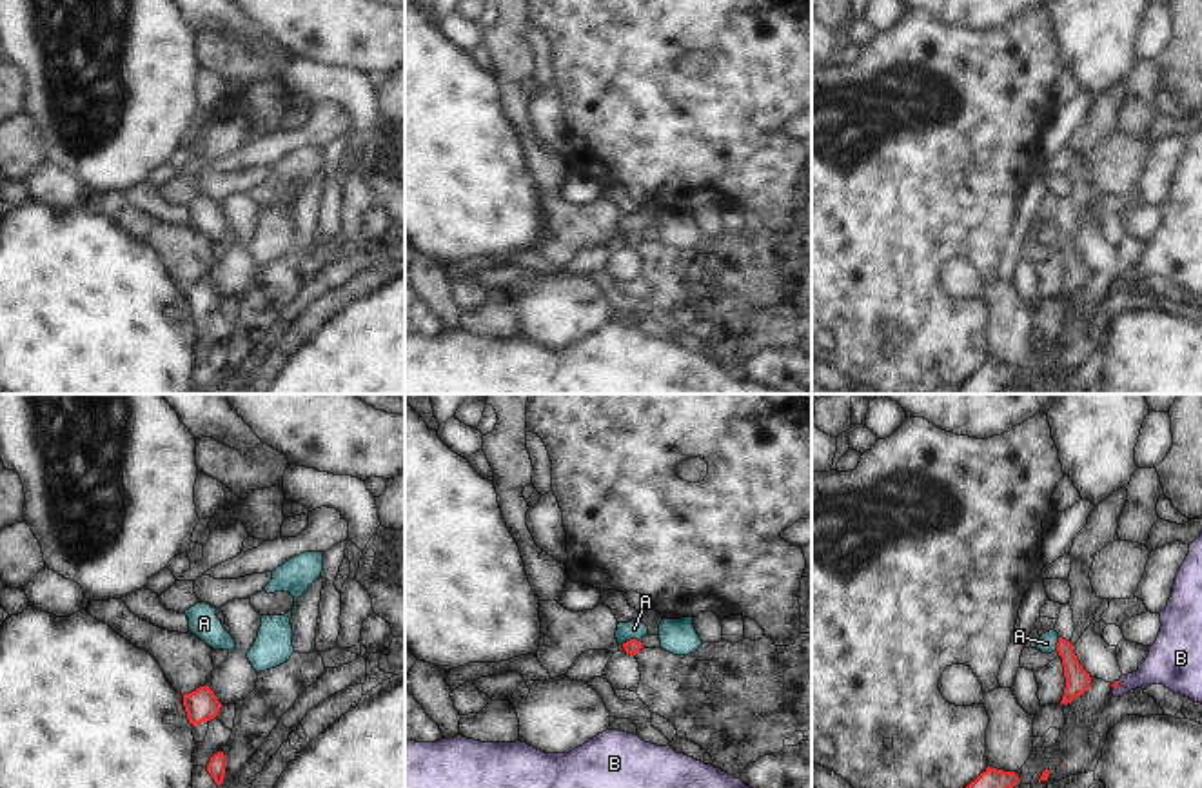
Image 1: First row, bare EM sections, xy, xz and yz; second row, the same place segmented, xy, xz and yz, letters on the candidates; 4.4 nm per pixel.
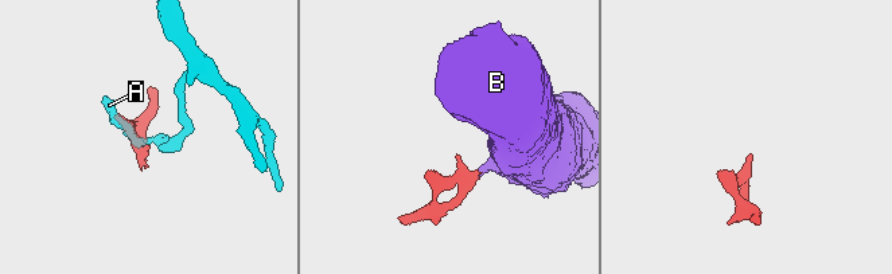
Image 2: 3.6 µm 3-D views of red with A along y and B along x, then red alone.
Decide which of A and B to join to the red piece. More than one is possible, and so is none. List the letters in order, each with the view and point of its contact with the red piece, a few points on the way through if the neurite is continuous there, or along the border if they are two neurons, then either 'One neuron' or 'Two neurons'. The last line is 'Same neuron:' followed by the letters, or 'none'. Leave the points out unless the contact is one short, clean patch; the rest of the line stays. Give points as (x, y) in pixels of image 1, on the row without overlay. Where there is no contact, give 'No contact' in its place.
A: Touches red at xz (630, 233). Boundary: xz (640, 233), (621, 236). Two neurons
B: Touches red at yz (1115, 280). Path across: yz (1115, 276), (1115, 280), (1141, 273), (1166, 256). One neuron
Same neuron: B

